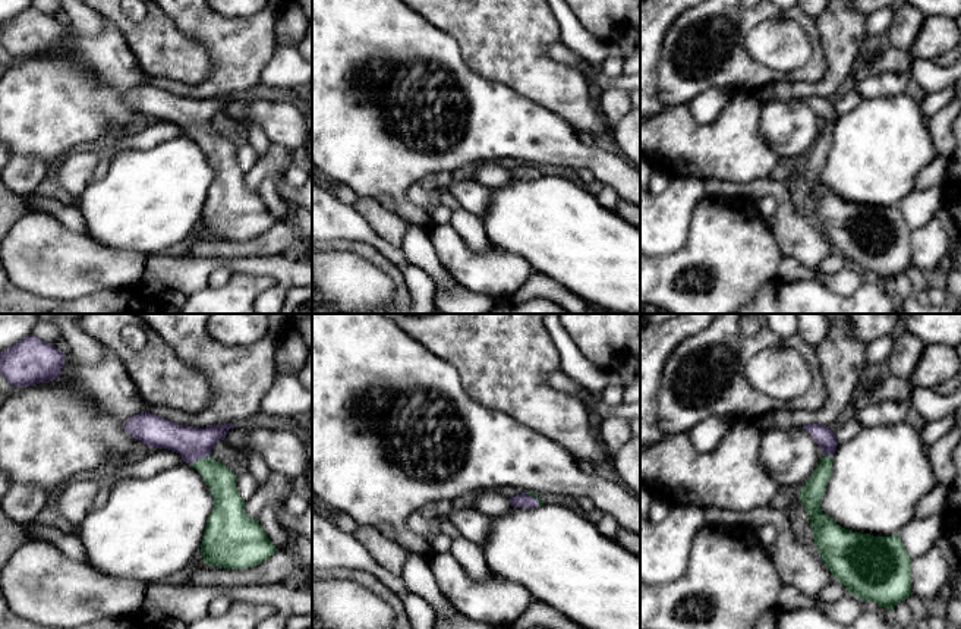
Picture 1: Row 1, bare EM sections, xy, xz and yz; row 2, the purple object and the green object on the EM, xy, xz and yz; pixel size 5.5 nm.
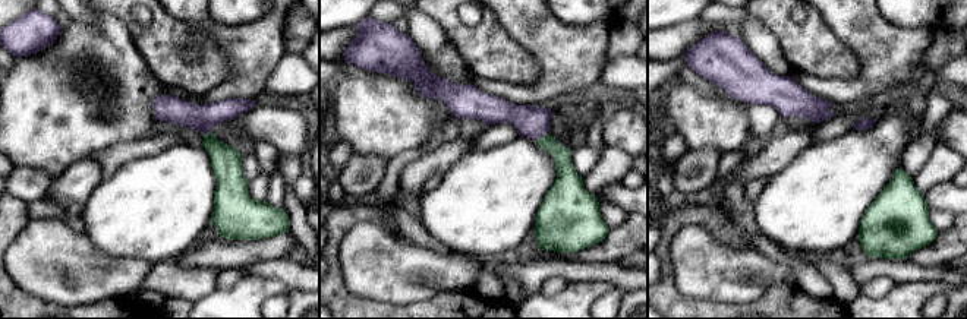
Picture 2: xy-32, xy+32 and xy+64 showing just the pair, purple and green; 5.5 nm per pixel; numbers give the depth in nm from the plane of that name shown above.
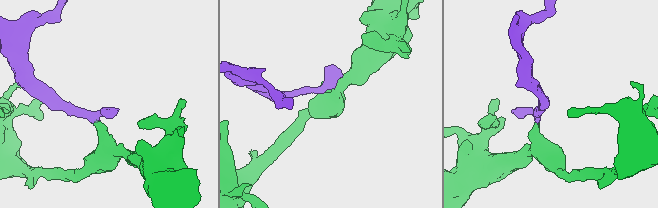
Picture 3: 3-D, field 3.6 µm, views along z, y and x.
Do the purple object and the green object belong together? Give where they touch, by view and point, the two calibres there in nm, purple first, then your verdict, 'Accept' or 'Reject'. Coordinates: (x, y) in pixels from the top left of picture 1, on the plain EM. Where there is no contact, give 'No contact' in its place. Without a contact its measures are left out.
Touches purple at xy (199, 131). Thickness 180 nm (purple) against 160 nm. Accept

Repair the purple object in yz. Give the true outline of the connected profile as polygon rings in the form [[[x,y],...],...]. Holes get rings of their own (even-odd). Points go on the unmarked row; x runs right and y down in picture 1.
[[[809,95],[803,100],[825,125],[798,169],[809,186],[820,232],[848,265],[892,283],[913,265],[911,229],[898,205],[873,208],[853,204],[822,183],[838,113],[826,97]]]

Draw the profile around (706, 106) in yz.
[[[710,88],[699,95],[696,95],[690,103],[689,108],[691,110],[696,122],[700,125],[712,123],[724,107],[730,103],[735,91],[731,88]]]

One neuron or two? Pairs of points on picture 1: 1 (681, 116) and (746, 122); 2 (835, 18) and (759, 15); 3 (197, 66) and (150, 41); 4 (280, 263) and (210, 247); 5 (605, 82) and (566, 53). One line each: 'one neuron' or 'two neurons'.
1: one neuron
2: two neurons
3: one neuron
4: two neurons
5: one neuron

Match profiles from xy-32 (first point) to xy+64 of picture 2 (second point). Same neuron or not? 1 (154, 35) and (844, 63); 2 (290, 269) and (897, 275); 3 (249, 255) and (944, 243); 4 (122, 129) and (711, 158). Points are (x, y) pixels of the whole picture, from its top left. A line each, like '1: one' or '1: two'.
1: one
2: one
3: one
4: two

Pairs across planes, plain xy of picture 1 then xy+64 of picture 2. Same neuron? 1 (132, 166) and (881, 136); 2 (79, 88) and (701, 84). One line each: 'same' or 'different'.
1: same
2: different

